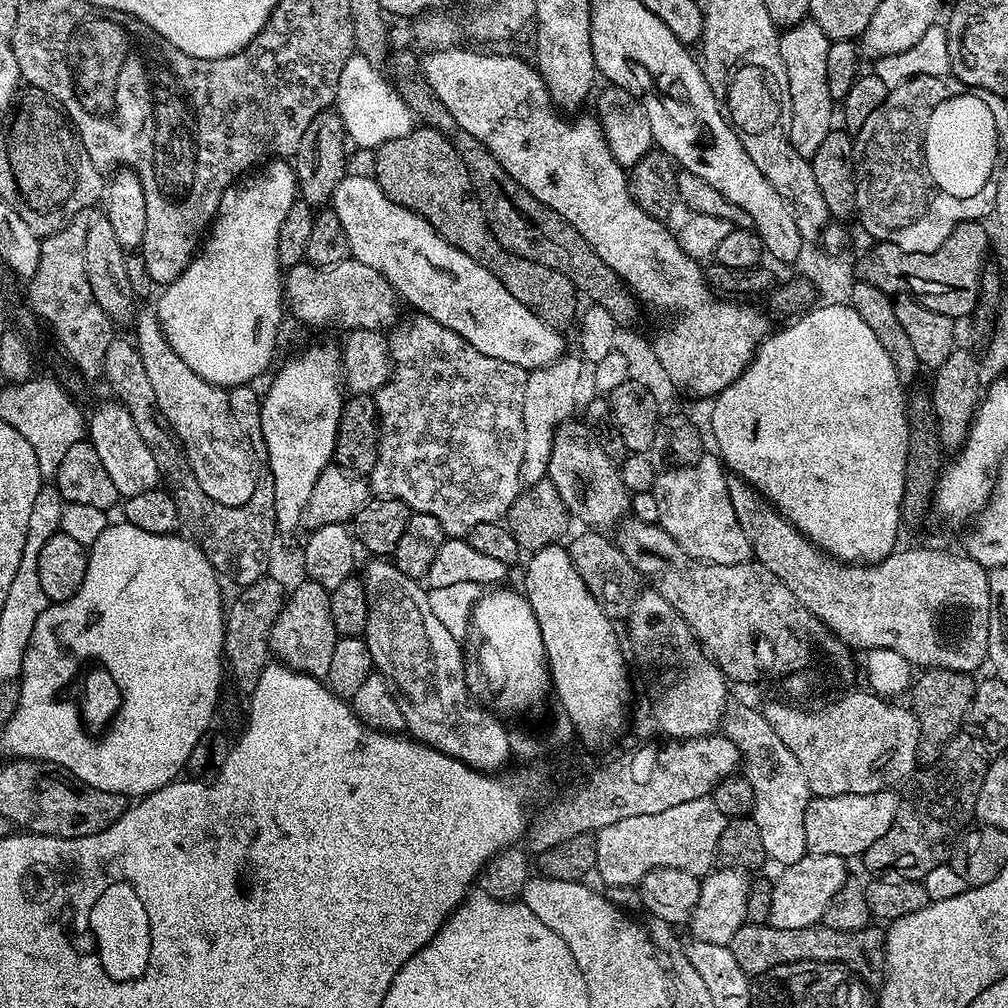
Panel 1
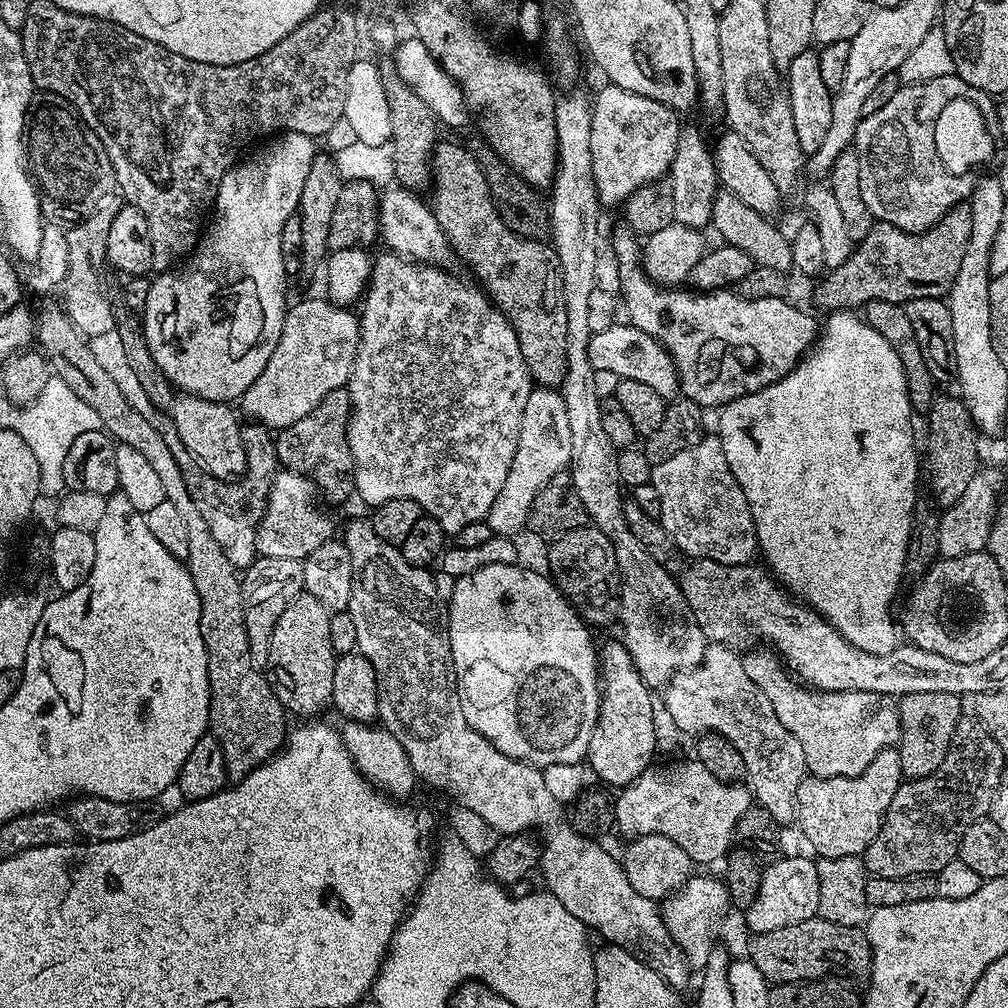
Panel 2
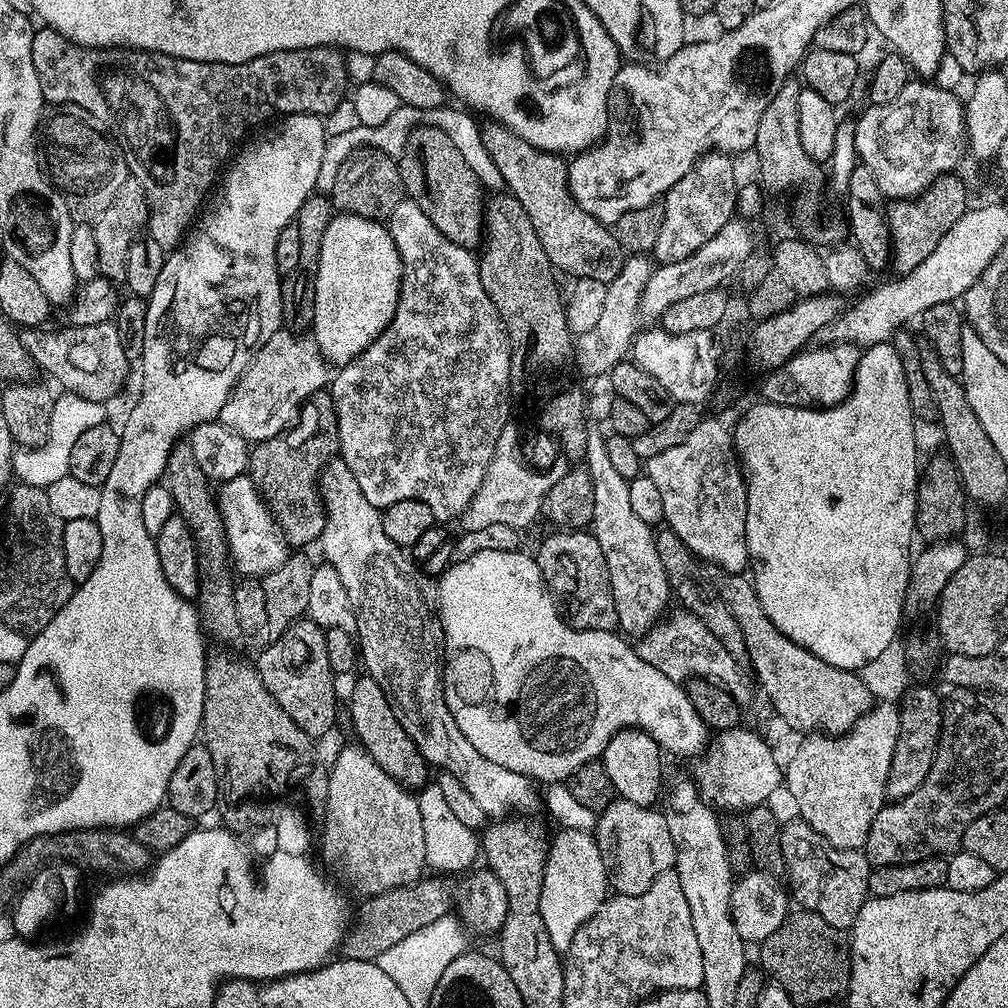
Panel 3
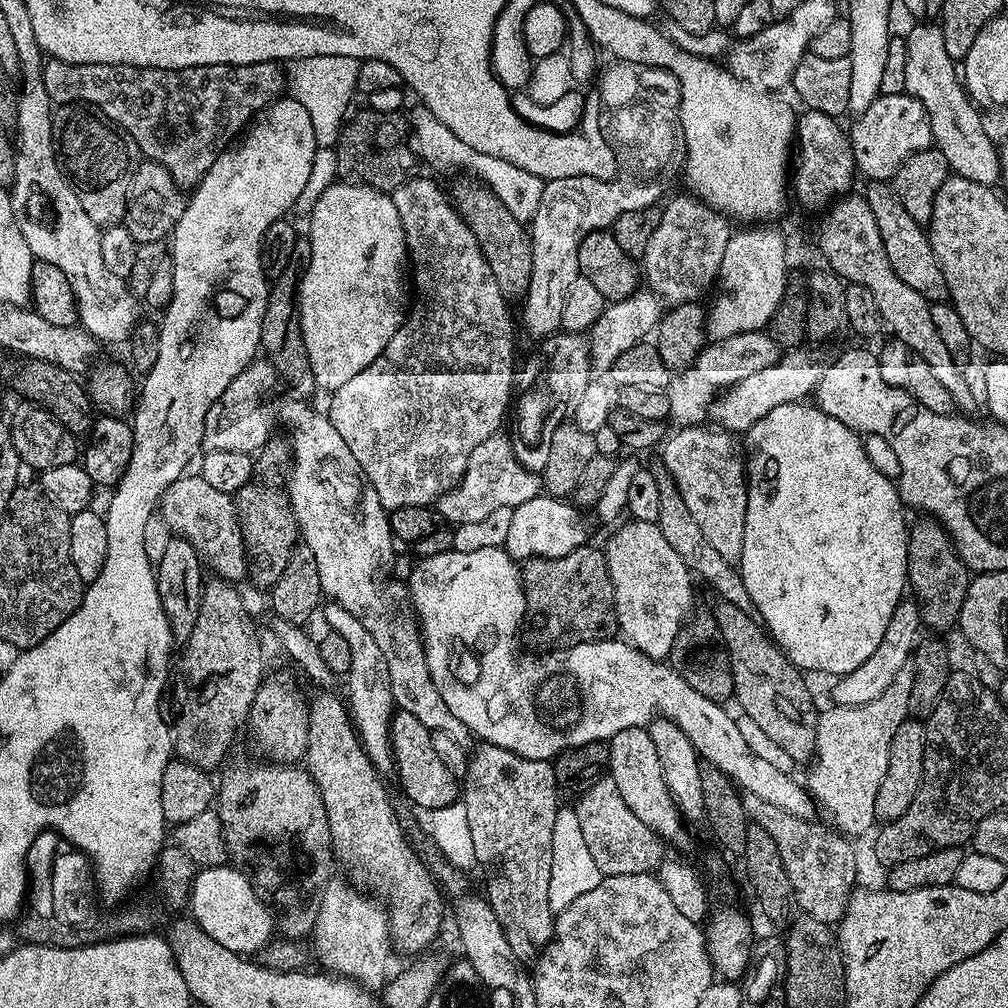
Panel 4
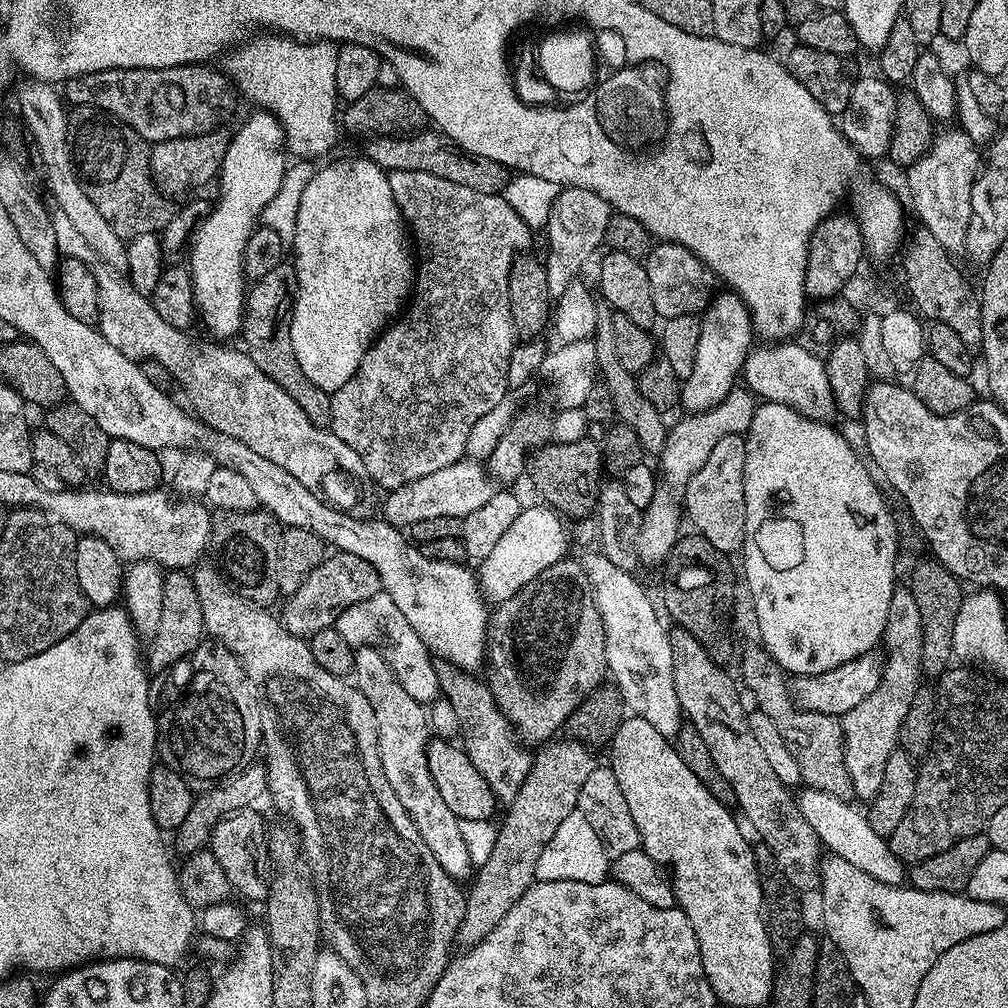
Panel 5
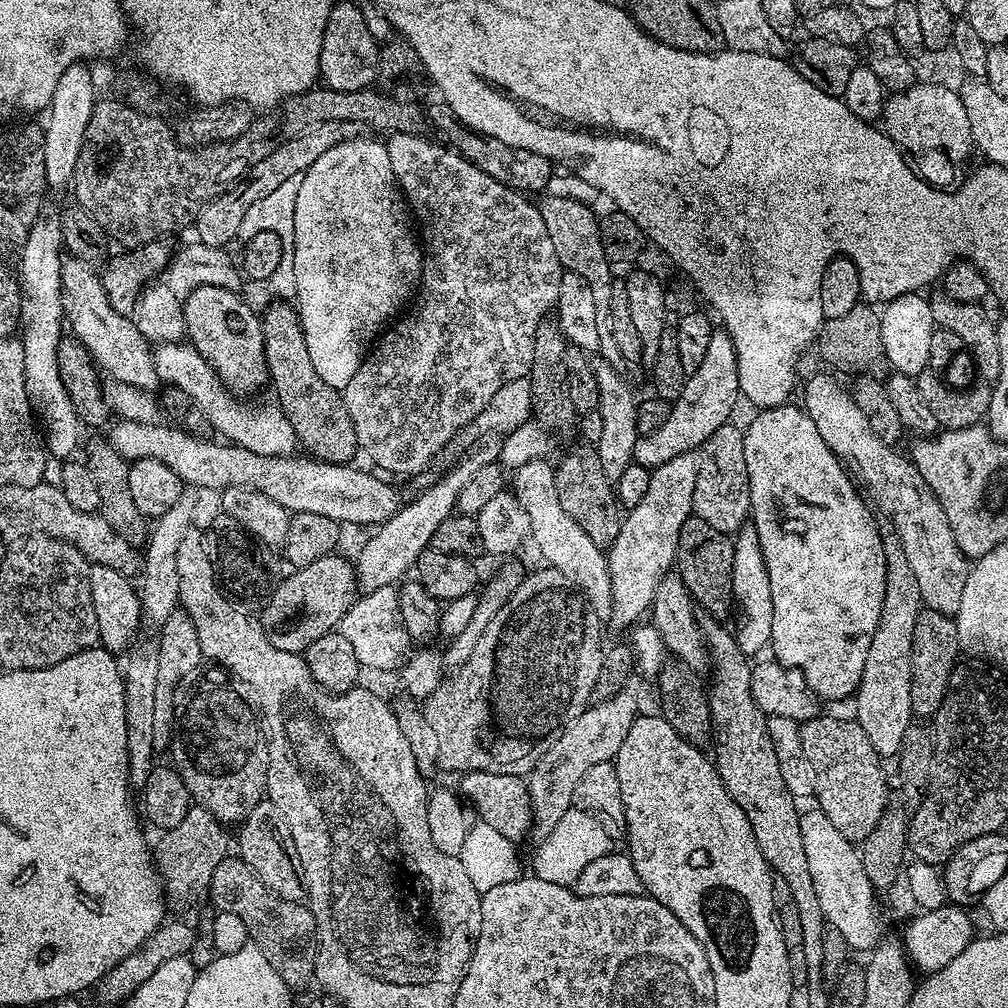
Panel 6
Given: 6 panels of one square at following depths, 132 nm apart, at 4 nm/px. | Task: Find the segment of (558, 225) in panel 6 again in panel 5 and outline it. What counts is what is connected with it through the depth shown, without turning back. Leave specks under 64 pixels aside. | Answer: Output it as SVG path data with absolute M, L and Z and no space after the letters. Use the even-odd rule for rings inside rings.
M607 302L597 303L598 326L594 343L596 346L596 365L602 382L607 390L610 390L610 397L614 404L615 415L619 423L630 426L634 434L638 434L638 442L644 447L645 453L659 454L663 450L664 443L668 437L669 425L664 424L661 409L650 406L646 398L642 398L642 390L636 388L636 376L622 367L622 362L618 362L618 353L614 347L614 322L612 321L614 309Z

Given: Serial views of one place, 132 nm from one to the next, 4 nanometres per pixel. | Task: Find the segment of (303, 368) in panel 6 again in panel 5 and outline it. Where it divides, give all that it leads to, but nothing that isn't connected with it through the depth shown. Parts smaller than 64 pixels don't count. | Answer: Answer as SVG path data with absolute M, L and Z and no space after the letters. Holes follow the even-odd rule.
M285 262L274 266L270 274L265 274L261 280L255 281L247 289L246 303L244 305L244 326L242 337L244 336L243 347L248 353L248 357L302 410L313 422L321 426L329 423L332 415L332 398L329 393L324 392L306 374L302 374L302 366L298 366L298 358L294 355L294 342L290 342L290 326L292 325L292 305L296 299L296 287L298 278L296 277L295 267L291 263Z

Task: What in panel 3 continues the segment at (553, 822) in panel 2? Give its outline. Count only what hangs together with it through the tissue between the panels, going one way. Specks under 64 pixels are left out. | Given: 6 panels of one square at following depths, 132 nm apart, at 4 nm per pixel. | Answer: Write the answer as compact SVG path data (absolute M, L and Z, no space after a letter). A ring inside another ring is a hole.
M339 458L329 459L320 470L318 481L320 499L324 502L324 529L318 541L318 548L324 551L323 559L338 570L338 578L342 578L342 586L346 586L346 594L350 594L352 609L356 615L355 637L358 641L358 656L366 667L367 675L373 676L380 689L392 701L399 717L404 722L414 746L427 760L433 769L458 778L462 786L474 797L474 802L482 806L485 817L508 818L514 813L526 814L530 808L538 804L538 794L533 781L522 774L514 774L514 770L506 770L506 766L498 766L498 762L490 762L490 758L482 758L470 742L466 742L466 734L458 730L458 722L454 722L454 714L450 714L450 706L444 701L444 661L442 659L442 629L437 605L434 603L434 584L429 577L410 559L409 553L399 548L390 538L386 538L386 530L382 530L381 509L370 506L366 502L366 494L362 494L362 486L358 486L358 478Z

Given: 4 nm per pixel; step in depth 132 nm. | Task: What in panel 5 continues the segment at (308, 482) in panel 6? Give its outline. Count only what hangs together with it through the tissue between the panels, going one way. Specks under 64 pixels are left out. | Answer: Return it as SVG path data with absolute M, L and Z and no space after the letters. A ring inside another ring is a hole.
M461 458L426 478L418 478L401 488L391 489L384 500L383 519L397 526L410 526L426 518L463 518L474 514L498 490L487 467L479 459Z

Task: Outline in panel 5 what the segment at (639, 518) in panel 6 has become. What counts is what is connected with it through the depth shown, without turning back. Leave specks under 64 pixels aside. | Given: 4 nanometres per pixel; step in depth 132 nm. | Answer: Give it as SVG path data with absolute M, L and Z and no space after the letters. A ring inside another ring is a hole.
M737 386L726 398L722 398L722 402L718 402L718 406L714 406L705 412L693 412L685 415L685 420L680 420L675 425L669 427L668 437L664 443L663 450L658 454L658 483L656 485L656 493L654 500L650 502L648 508L643 509L642 519L640 521L640 532L636 536L634 545L637 557L641 561L645 560L648 564L663 565L667 561L668 556L672 553L672 548L676 545L677 540L682 535L680 529L680 520L682 524L682 497L684 487L690 482L690 478L694 474L698 474L698 470L702 470L702 466L706 466L706 458L710 458L710 453L714 450L714 446L718 446L718 442L722 442L722 438L730 438L730 434L738 434L744 436L747 433L750 422L754 418L758 407L757 397L748 391L747 387Z

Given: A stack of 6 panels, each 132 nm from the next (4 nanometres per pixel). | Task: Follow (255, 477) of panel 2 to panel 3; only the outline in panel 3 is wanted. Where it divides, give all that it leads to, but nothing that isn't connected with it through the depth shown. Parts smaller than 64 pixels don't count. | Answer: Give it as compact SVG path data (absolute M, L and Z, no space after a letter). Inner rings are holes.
M115 323L100 325L64 326L61 332L28 330L22 339L26 350L36 361L37 369L49 372L64 392L73 392L91 402L111 402L124 388L128 380L130 362L126 350L122 350L122 338L118 338Z

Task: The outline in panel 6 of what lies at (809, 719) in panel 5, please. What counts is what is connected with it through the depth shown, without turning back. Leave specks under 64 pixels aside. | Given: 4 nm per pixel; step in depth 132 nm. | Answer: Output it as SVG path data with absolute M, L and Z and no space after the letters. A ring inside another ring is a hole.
M821 714L800 724L800 737L802 750L806 750L810 766L814 766L814 800L820 803L819 811L830 818L842 838L863 842L874 826L878 826L878 818L882 818L890 804L888 780L880 765L882 757L874 750L870 738L866 738L866 730L854 718L843 720L840 716Z

